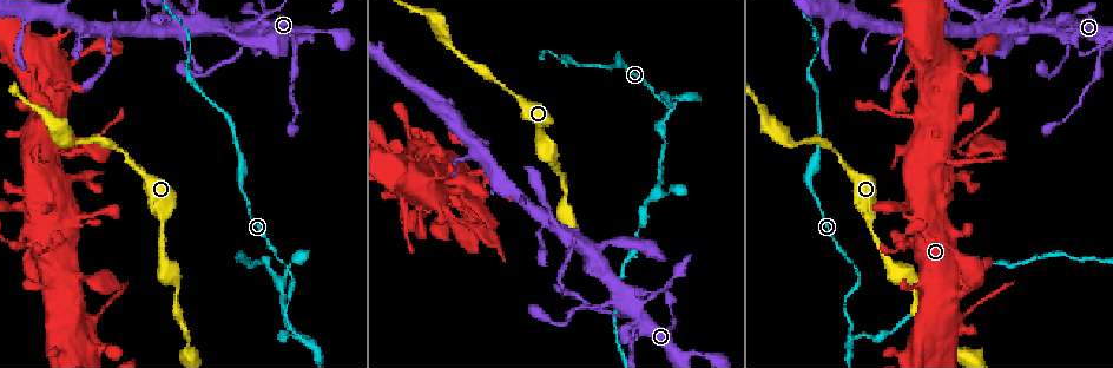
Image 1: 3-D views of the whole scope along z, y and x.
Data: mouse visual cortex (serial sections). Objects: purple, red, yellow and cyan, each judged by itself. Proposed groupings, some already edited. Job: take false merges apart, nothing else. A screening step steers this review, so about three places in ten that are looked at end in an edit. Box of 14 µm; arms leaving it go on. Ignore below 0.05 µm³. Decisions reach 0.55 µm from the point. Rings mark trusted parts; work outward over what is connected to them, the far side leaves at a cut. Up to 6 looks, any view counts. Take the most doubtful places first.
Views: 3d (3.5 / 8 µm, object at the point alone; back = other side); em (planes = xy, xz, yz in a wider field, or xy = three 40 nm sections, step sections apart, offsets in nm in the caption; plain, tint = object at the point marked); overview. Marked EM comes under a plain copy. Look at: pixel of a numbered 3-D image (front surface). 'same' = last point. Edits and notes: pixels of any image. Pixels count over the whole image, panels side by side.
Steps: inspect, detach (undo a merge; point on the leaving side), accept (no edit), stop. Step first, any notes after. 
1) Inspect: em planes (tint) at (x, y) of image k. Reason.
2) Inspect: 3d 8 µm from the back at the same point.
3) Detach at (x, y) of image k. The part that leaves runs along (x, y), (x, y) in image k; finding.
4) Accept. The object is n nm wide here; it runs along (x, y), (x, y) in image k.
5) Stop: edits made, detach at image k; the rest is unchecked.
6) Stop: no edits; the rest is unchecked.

Inspect: 3d 3.5 µm at (300, 338) of image 1.

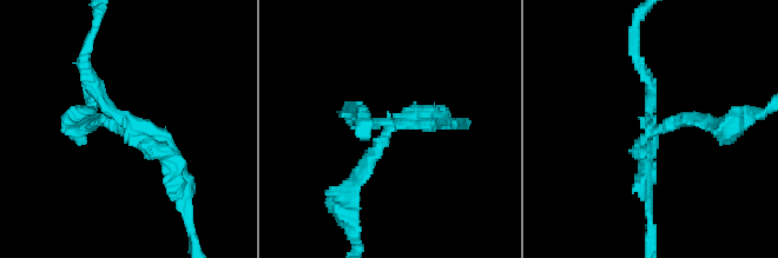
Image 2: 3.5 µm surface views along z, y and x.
Inspect: em xy step 1 (tint) at (396, 122) of image 2. 3 arms meet here; the arms are 150, 150, 250 nm wide; need the tissue.

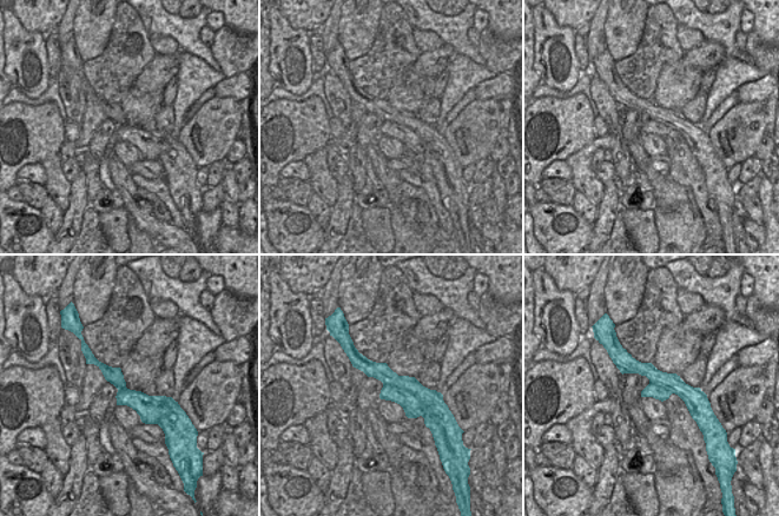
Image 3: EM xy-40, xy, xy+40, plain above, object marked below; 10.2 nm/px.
Detach at (363, 167) of image 2. The part that leaves runs along (387, 133), (340, 197), (347, 220) in image 2; a second cell is stuck on.

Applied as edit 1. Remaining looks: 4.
Inspect: 3d 3.5 µm from the back at (270, 13) of image 1. Small branch off a trunk.

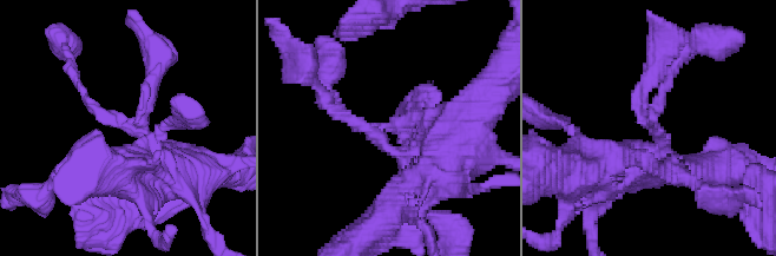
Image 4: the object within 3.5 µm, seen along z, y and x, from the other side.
Inspect: em xy step 3 (tint) at (398, 122) of image 4. 3 arms meet here; the arms are 150, 200, 450 nm wide; need the tissue.

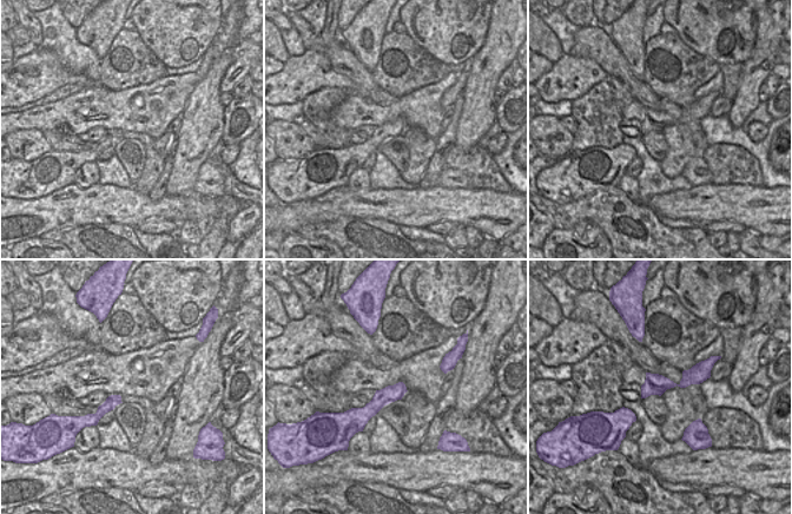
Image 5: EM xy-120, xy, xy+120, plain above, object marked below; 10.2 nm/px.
Accept. All the same cell.

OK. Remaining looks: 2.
Inspect: 3d 3.5 µm at (195, 10) of image 1. Branch point.

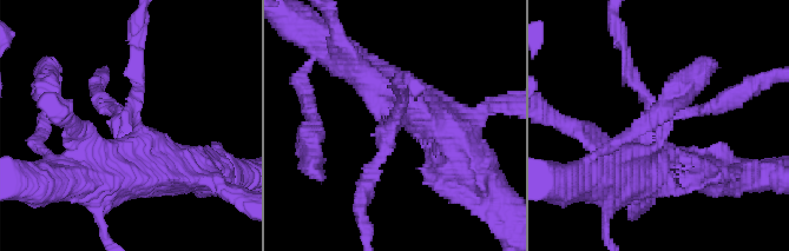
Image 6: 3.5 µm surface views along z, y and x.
Inspect: em planes (tint) at (665, 123) of image 6. 3 arms meet here; the arms are 150, 200, 500 nm wide.

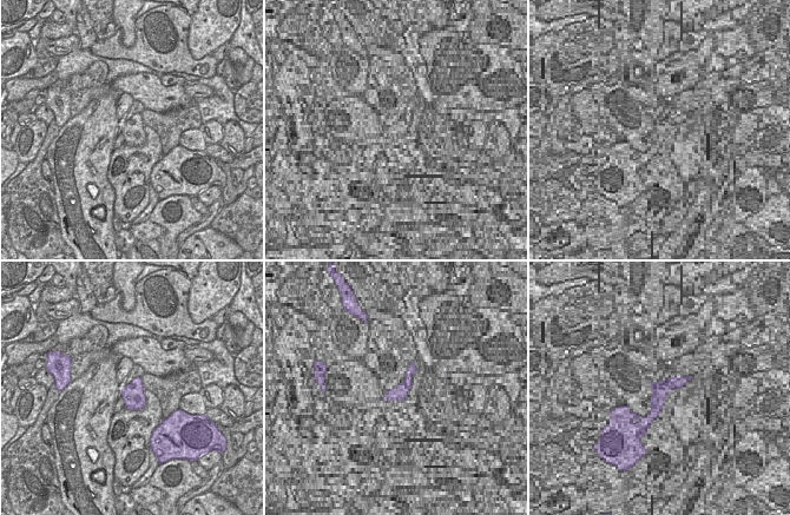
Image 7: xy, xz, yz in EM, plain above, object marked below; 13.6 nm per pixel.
Accept. It runs along (175, 170), (150, 166), (99, 98) in image 6; continuous, no second cell.

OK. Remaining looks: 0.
Stop: edits made, detach at image 2; the rest is unchecked.

